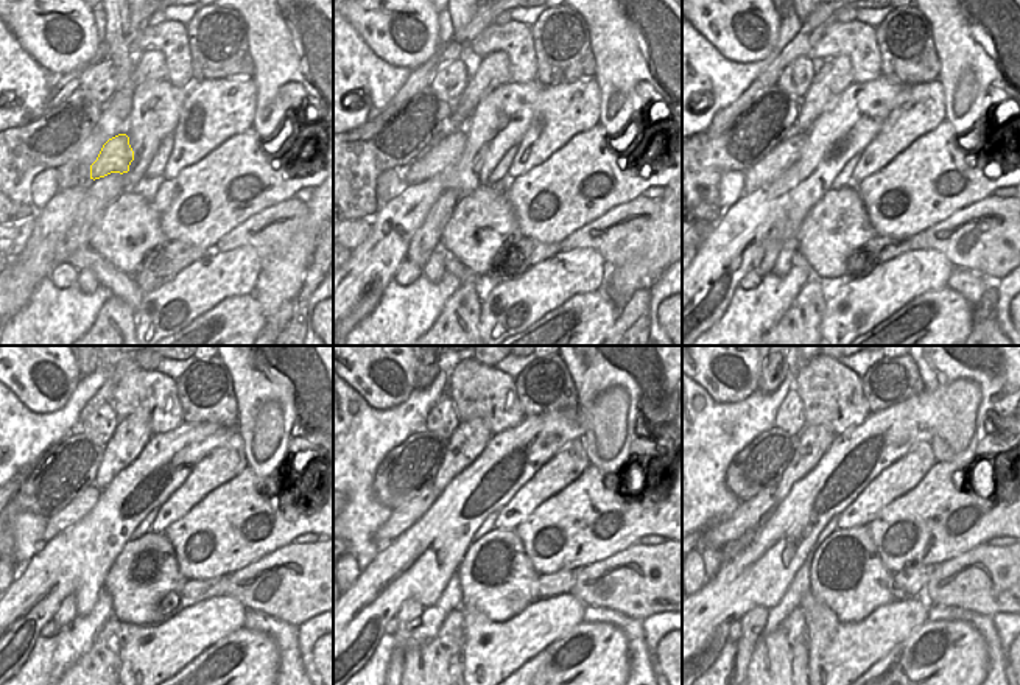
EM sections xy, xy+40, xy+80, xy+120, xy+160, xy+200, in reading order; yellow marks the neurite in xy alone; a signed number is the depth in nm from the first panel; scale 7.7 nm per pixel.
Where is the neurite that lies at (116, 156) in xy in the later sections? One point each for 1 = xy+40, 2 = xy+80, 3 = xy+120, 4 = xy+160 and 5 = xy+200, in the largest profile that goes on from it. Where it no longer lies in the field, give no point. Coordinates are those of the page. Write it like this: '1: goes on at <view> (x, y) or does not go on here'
1: goes on at xy+40 (444, 153)
2: goes on at xy+80 (787, 151)
3: goes on at xy+120 (81, 505)
4: goes on at xy+160 (400, 519)
5: goes on at xy+200 (749, 514)

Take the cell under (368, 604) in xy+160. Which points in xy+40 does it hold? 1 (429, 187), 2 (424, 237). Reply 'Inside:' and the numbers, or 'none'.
Inside: 1

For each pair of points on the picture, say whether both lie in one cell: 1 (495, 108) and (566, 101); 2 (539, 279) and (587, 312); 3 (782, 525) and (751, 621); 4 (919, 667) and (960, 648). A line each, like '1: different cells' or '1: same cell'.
1: different cells
2: different cells
3: different cells
4: same cell

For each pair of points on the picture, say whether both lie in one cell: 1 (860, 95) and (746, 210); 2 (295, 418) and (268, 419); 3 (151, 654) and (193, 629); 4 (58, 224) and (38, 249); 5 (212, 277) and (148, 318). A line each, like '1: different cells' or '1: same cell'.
1: same cell
2: different cells
3: same cell
4: same cell
5: same cell

